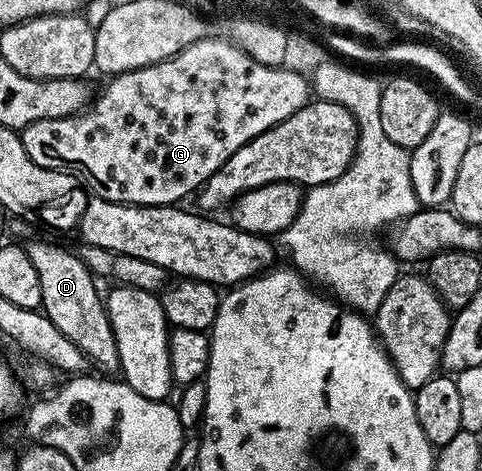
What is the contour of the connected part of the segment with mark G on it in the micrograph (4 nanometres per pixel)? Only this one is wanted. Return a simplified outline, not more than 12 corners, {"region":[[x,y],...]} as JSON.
{"region":[[225,37],[19,132],[90,196],[177,205],[310,102]]}

